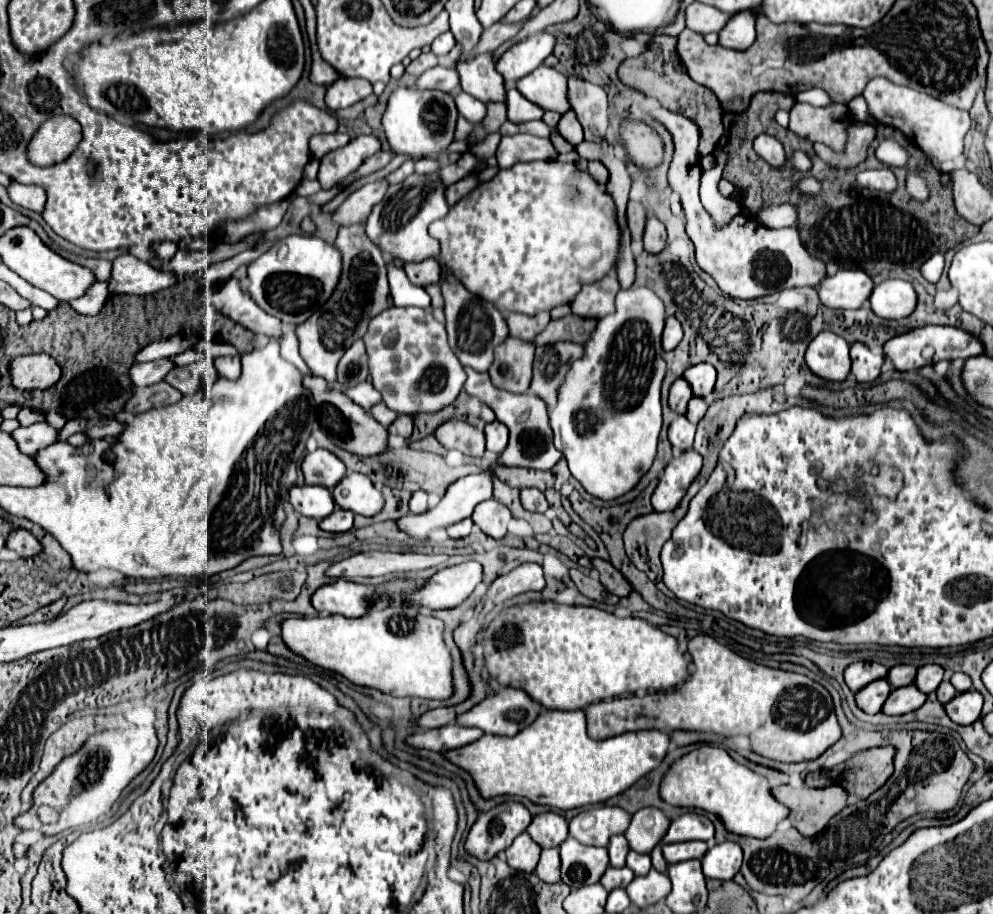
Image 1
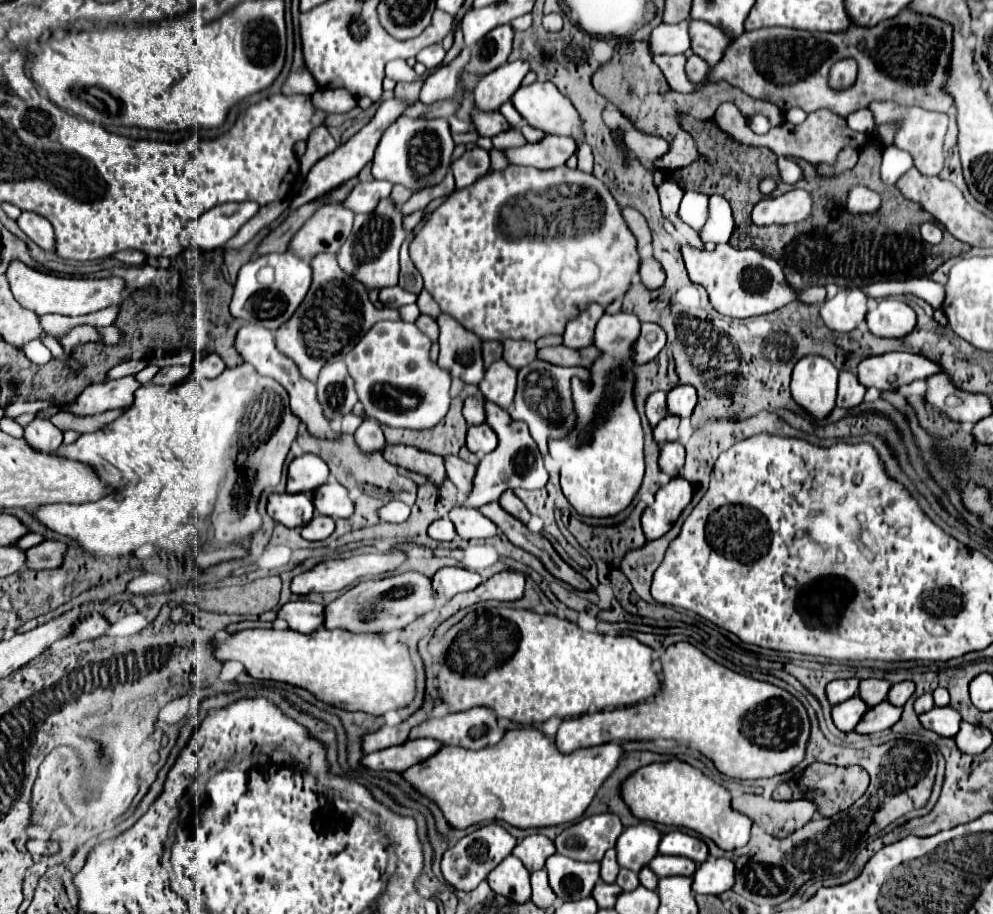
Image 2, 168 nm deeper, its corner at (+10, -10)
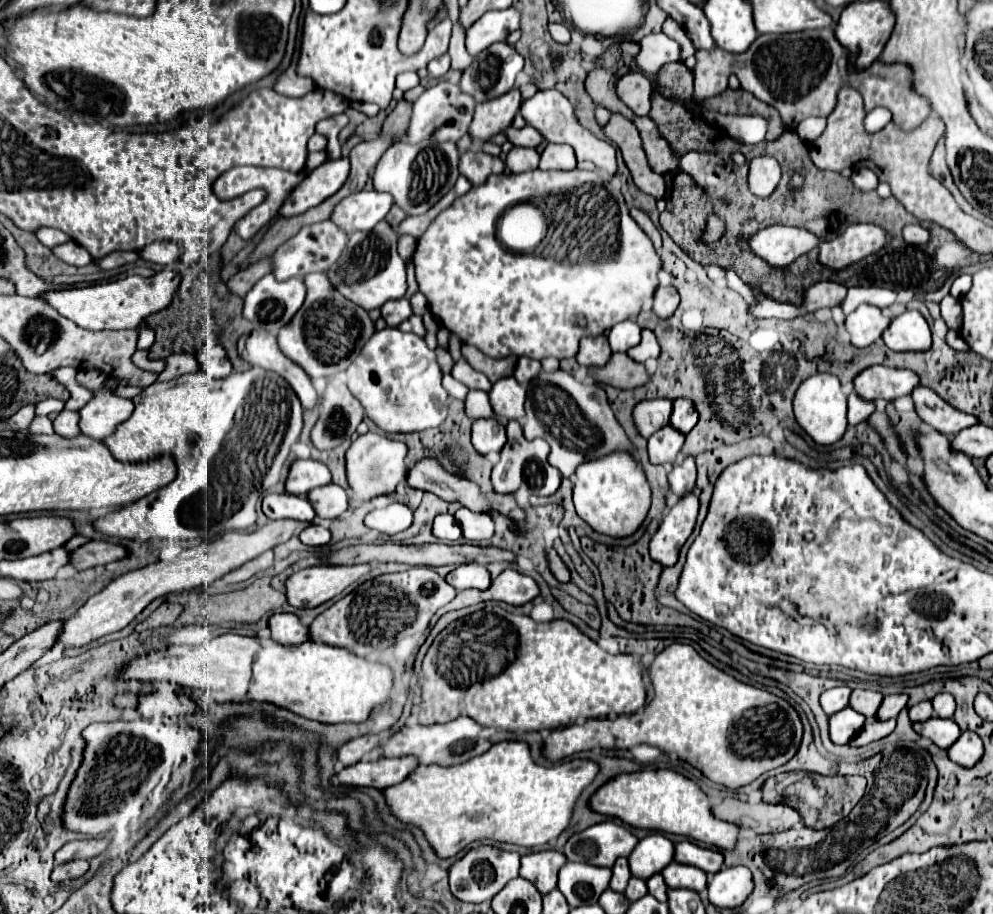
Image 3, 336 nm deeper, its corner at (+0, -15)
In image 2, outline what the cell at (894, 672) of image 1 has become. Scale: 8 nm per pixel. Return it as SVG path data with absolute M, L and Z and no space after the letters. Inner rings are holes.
M876 678L862 680L860 682L860 698L864 698L864 702L868 702L868 706L872 708L888 698L890 688L892 688L892 684L888 680L876 680Z

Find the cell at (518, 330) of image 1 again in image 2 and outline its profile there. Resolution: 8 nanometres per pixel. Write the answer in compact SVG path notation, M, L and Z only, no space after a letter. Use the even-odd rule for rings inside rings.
M504 340L504 360L512 368L522 368L536 358L536 342L528 340Z

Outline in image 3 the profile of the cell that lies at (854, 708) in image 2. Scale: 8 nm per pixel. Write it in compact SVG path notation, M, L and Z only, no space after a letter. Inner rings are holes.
M846 707L844 711L838 711L828 717L828 731L834 745L846 745L864 725L866 717L858 715L854 709Z

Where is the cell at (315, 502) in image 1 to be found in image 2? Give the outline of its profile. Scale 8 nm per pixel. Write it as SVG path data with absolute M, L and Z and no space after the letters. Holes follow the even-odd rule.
M270 494L268 514L288 528L302 528L312 520L314 504L308 494Z

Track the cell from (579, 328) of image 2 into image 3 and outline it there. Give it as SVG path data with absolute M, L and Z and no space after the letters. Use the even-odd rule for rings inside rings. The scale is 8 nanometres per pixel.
M600 335L596 339L584 337L580 341L580 351L576 355L576 361L582 367L604 367L610 361L610 355L612 355L612 349L604 335Z

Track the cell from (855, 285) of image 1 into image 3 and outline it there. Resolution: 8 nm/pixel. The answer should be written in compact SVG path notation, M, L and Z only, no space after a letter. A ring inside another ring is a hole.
M862 305L846 317L846 329L852 337L852 345L856 347L870 347L878 341L884 329L890 325L892 317L884 315L882 309L874 305Z

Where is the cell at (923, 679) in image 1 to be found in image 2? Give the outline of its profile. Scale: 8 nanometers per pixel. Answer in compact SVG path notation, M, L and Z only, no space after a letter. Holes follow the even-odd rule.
M904 680L904 682L898 682L892 686L892 690L888 692L888 702L896 704L896 706L904 706L906 700L914 694L916 690L916 684L910 682L910 680Z

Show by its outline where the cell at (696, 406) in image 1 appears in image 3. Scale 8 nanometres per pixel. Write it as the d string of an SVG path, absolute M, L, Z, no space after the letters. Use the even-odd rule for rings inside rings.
M662 427L648 439L648 459L652 465L674 463L684 443L684 435L672 427Z

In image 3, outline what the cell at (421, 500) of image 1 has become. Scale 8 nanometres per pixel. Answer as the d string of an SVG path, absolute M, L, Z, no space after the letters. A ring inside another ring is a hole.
M392 503L384 509L374 509L366 515L364 519L366 527L370 529L376 529L384 535L396 535L404 529L410 527L412 523L412 511L406 507L406 505L400 505L400 503Z

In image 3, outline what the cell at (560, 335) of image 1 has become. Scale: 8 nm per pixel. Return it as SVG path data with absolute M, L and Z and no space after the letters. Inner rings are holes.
M614 353L606 367L590 367L588 375L592 375L596 383L612 385L616 389L636 389L650 381L646 367L632 361L626 353Z

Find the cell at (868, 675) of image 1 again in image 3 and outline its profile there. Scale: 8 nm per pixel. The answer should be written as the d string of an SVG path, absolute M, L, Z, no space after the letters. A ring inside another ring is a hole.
M842 685L836 689L828 689L820 695L820 705L826 715L834 715L836 711L842 711L848 707L848 697L850 697L850 687Z

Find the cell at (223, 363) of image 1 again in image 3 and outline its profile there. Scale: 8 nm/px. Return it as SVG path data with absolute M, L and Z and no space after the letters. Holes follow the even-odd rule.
M214 345L214 347L202 347L202 351L198 351L196 355L200 369L214 379L222 379L226 375L230 375L232 365L226 357L226 351L222 345Z

